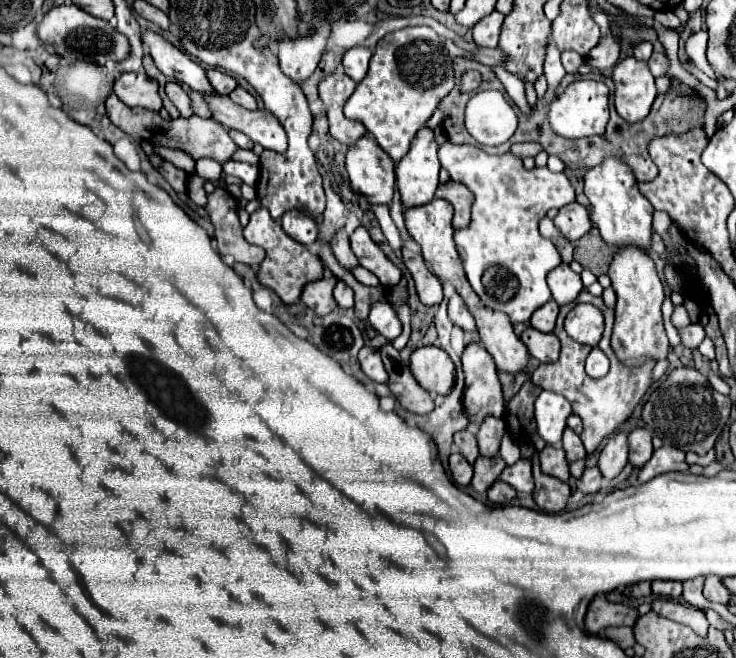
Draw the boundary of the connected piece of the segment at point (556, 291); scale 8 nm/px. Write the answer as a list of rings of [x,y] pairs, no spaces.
[[[559,264],[557,268],[553,268],[547,274],[547,284],[549,284],[549,290],[553,294],[553,300],[559,306],[573,302],[579,296],[579,292],[583,290],[581,276],[575,274],[567,264]]]

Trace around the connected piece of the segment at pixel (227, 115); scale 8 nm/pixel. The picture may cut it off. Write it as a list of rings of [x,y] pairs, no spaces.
[[[203,94],[203,98],[219,124],[251,136],[251,140],[263,148],[285,152],[287,136],[283,126],[277,124],[277,120],[267,110],[245,110],[231,102],[229,96],[219,94]]]

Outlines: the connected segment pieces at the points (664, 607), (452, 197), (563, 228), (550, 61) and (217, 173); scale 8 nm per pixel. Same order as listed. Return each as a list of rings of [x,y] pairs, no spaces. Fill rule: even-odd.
[[[655,598],[651,602],[651,610],[667,620],[673,620],[673,622],[679,622],[679,624],[693,628],[697,634],[703,634],[703,632],[707,634],[709,622],[707,622],[703,610],[699,610],[695,606],[681,604],[677,600],[667,600],[667,598]]]
[[[449,180],[447,184],[439,184],[437,188],[437,194],[439,198],[447,200],[453,204],[455,208],[455,216],[453,216],[453,228],[459,230],[459,228],[465,228],[469,224],[469,218],[471,218],[471,204],[473,204],[473,194],[459,182],[453,182]]]
[[[579,202],[567,204],[559,210],[559,214],[555,216],[555,226],[557,230],[569,240],[575,242],[579,240],[583,234],[587,234],[591,230],[591,220],[587,216],[587,208],[581,206]]]
[[[551,42],[549,48],[547,48],[547,60],[545,60],[545,78],[547,78],[547,84],[551,88],[557,88],[559,82],[563,80],[563,76],[565,76],[565,70],[561,66],[561,58],[559,56],[561,56],[559,50]]]
[[[199,158],[197,160],[197,174],[207,180],[219,180],[221,178],[221,164],[213,158]]]

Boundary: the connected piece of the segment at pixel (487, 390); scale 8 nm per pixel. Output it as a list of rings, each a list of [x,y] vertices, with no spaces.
[[[473,342],[465,348],[461,362],[465,374],[463,408],[469,422],[479,426],[485,416],[501,418],[505,412],[505,400],[491,354]]]

